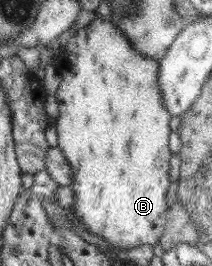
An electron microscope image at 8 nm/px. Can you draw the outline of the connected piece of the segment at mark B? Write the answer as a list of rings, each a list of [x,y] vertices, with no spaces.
[[[95,18],[89,24],[81,27],[73,34],[67,41],[67,44],[57,51],[58,56],[55,60],[55,69],[62,80],[56,92],[57,105],[59,107],[59,115],[55,120],[57,128],[57,136],[59,138],[58,149],[63,152],[63,156],[67,158],[71,170],[73,170],[73,184],[71,189],[75,193],[75,215],[80,221],[81,226],[84,227],[88,233],[103,237],[111,245],[117,249],[131,249],[137,245],[152,245],[155,246],[160,240],[161,234],[164,233],[164,223],[167,216],[168,203],[166,201],[167,189],[171,184],[169,169],[170,159],[172,153],[169,149],[169,136],[171,130],[169,129],[169,121],[172,115],[167,111],[163,105],[160,89],[158,86],[158,71],[159,62],[157,59],[149,59],[146,55],[139,53],[132,43],[125,37],[124,31],[121,31],[114,21],[101,20]]]

